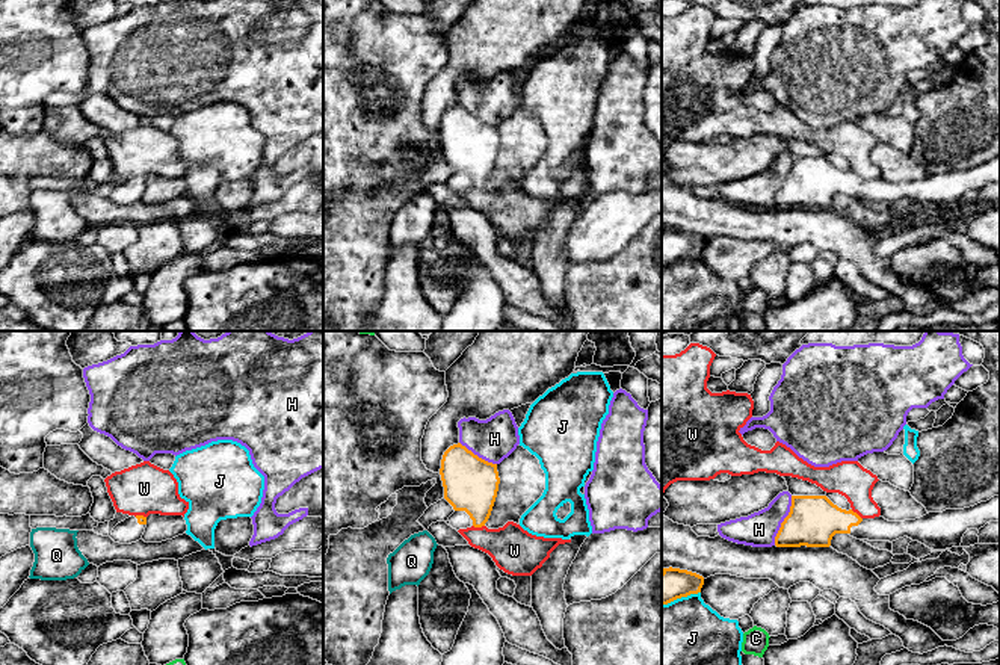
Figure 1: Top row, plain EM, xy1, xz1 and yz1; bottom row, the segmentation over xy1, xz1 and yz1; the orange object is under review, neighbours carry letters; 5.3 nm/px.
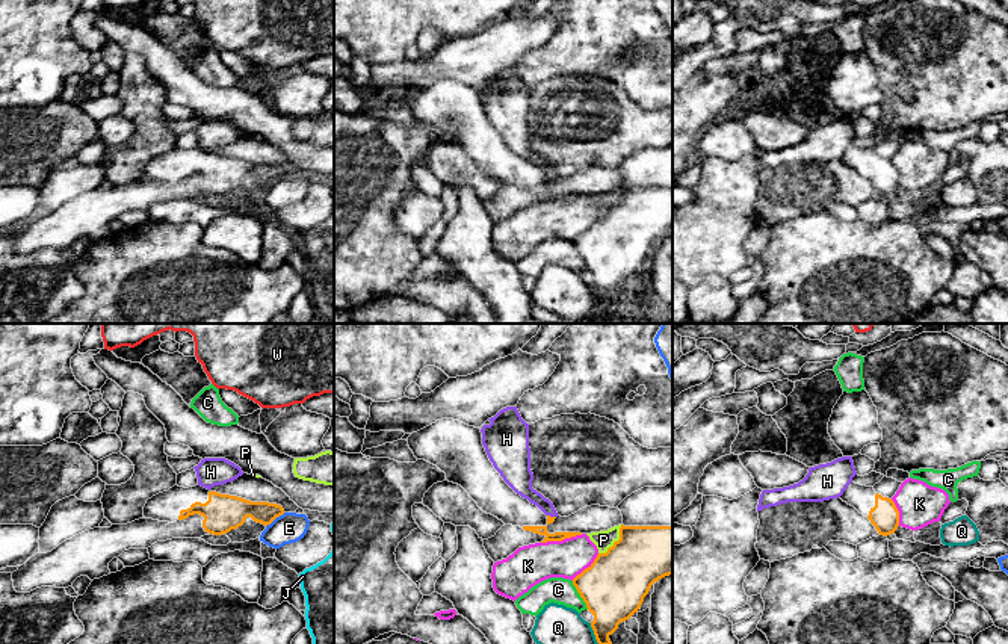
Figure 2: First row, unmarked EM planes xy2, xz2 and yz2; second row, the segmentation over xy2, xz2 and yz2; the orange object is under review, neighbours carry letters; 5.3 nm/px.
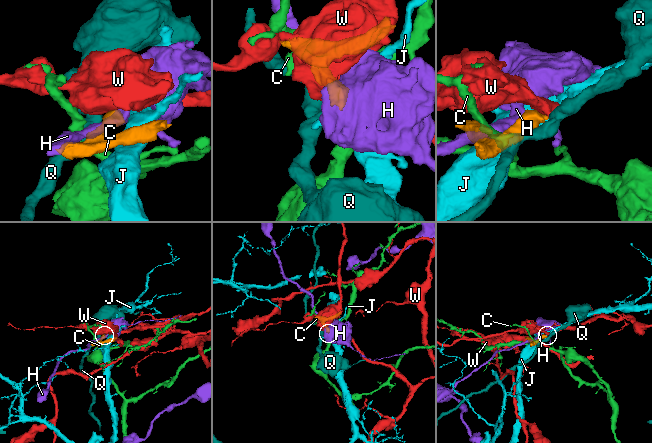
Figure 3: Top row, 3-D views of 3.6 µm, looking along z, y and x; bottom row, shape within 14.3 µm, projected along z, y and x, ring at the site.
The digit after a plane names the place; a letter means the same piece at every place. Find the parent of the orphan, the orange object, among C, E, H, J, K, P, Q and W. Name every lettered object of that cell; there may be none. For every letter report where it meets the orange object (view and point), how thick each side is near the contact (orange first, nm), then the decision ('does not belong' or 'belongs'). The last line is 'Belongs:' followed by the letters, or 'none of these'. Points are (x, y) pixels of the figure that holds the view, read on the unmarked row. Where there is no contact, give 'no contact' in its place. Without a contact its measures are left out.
C: contact xz2 (579, 254); calibres 340 and 140 nm; does not belong
E: contact xy2 (275, 179); calibres 180 and 160 nm; does not belong
H: contact yz1 (784, 182); calibres 280 and 190 nm; does not belong
J: contact yz1 (680, 259); calibres 170 and 480 nm; does not belong
K: contact xz2 (561, 201); calibres 50 and 220 nm; does not belong
P: contact xz2 (615, 203); calibres 340 and 100 nm; does not belong
Q: contact xz2 (594, 295); calibres 320 and 240 nm; does not belong
W: contact xz1 (479, 188); calibres 280 and 240 nm; does not belong
Belongs: none of these

